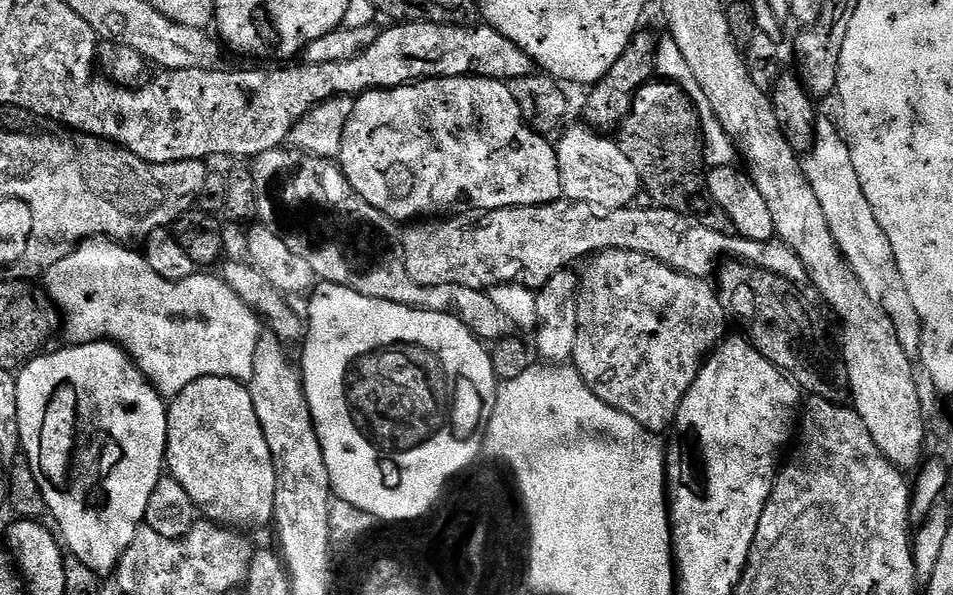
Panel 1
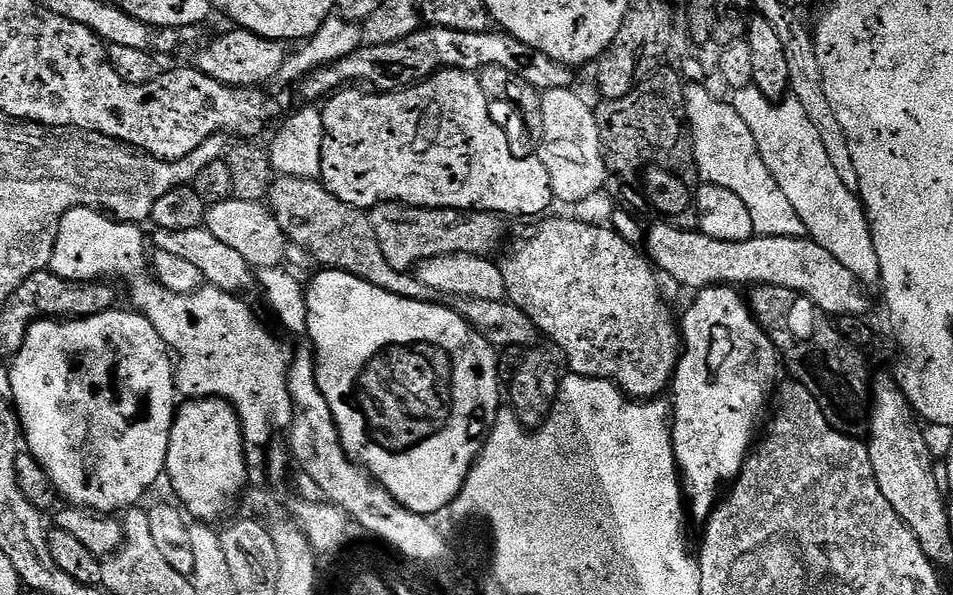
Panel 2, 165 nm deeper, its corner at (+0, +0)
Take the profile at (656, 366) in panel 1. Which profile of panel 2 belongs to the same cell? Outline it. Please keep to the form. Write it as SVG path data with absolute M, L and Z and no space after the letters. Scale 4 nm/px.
M552 216L541 219L537 228L529 230L525 236L520 236L512 244L512 249L505 254L504 260L499 261L502 270L502 278L506 282L505 297L513 304L522 309L522 311L530 317L536 324L537 329L541 333L544 332L553 340L551 343L562 353L563 359L566 361L573 373L578 376L589 376L590 378L598 378L599 380L611 380L613 384L621 389L627 390L632 394L640 394L636 392L652 392L648 394L660 394L664 387L673 383L676 375L676 366L680 363L682 355L682 336L678 331L678 320L672 317L670 309L664 305L664 300L660 297L660 288L656 285L657 269L650 263L649 257L643 251L640 252L635 243L626 238L619 236L611 227L599 228L596 224L587 224L584 220L567 220L564 216Z

